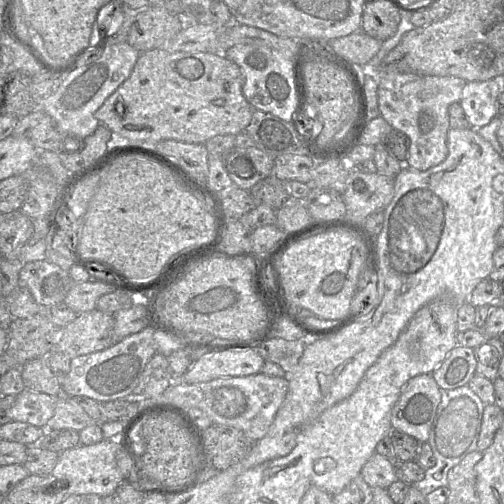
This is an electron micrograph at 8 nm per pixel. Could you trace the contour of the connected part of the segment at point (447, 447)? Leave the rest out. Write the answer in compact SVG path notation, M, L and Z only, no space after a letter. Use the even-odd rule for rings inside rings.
M468 385L451 390L441 389L441 401L429 433L428 443L432 448L436 463L425 470L424 478L411 486L425 496L435 489L447 486L448 472L469 453L478 450L478 440L485 404Z

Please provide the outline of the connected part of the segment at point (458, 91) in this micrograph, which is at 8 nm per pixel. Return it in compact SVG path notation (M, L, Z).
M406 73L388 74L379 81L377 96L380 117L393 129L404 133L410 141L405 167L426 171L447 158L447 134L450 129L448 109L452 103L460 101L465 85L466 81L457 77Z

